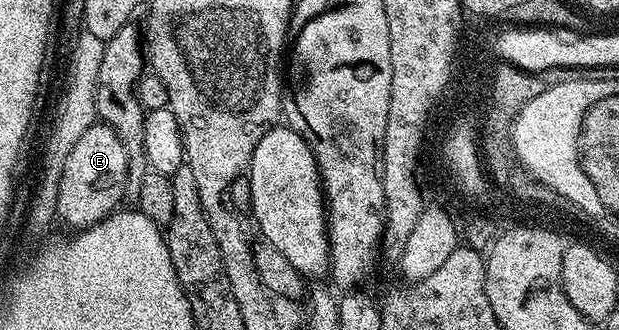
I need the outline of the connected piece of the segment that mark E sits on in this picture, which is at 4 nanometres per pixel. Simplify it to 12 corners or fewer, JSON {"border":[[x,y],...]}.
{"border":[[109,124],[78,138],[58,182],[59,223],[121,207],[130,153]]}

